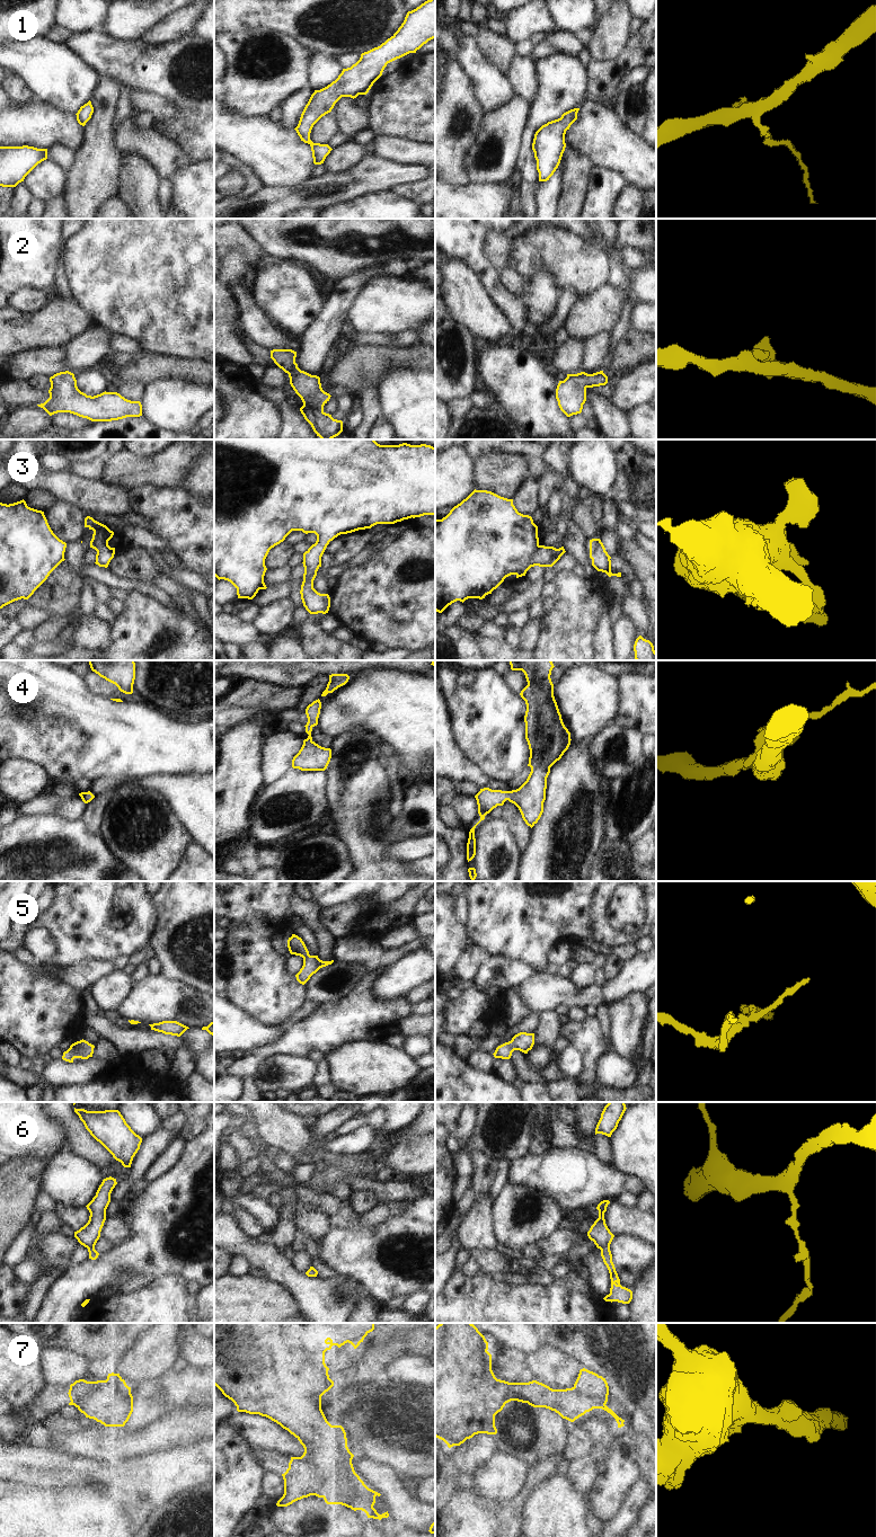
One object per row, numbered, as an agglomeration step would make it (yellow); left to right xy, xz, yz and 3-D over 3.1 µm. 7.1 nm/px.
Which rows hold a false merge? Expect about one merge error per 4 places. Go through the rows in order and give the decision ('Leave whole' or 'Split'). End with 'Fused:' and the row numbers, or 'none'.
1: Leave whole
2: Leave whole
3: Leave whole
4: Leave whole
5: Leave whole
6: Leave whole
7: Split
Fused: 7.

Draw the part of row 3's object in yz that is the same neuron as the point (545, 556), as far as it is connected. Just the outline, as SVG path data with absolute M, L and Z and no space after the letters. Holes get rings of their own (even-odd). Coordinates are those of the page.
M474 490L454 506L442 519L435 519L435 611L442 613L449 605L468 598L485 598L506 577L525 576L534 566L552 567L565 553L564 547L556 549L539 544L538 526L529 515L517 512L513 499L501 497L487 490Z

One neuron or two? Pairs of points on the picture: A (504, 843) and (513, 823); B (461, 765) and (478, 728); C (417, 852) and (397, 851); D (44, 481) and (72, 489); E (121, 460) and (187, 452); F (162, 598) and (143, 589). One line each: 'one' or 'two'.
A: two
B: two
C: one
D: one
E: one
F: one

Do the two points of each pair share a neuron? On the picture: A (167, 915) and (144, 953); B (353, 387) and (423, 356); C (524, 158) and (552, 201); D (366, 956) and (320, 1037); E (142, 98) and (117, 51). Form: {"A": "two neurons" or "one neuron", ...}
{"A": "two neurons", "B": "one neuron", "C": "two neurons", "D": "two neurons", "E": "two neurons"}

